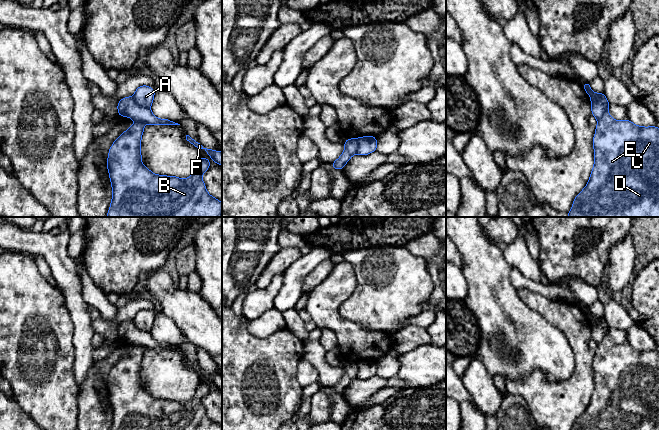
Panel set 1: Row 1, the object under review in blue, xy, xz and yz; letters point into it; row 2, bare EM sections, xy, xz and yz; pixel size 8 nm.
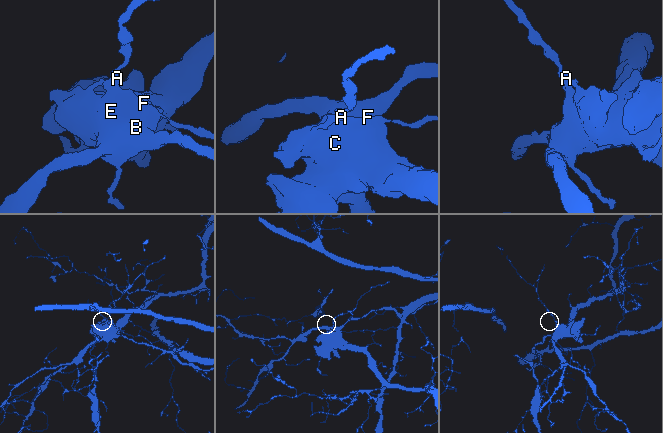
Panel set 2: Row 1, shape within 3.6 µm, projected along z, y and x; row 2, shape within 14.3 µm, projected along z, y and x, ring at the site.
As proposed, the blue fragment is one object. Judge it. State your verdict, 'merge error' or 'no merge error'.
merge error

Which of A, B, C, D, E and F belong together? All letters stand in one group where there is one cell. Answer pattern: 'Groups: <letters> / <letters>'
Groups: A B C D E / F

